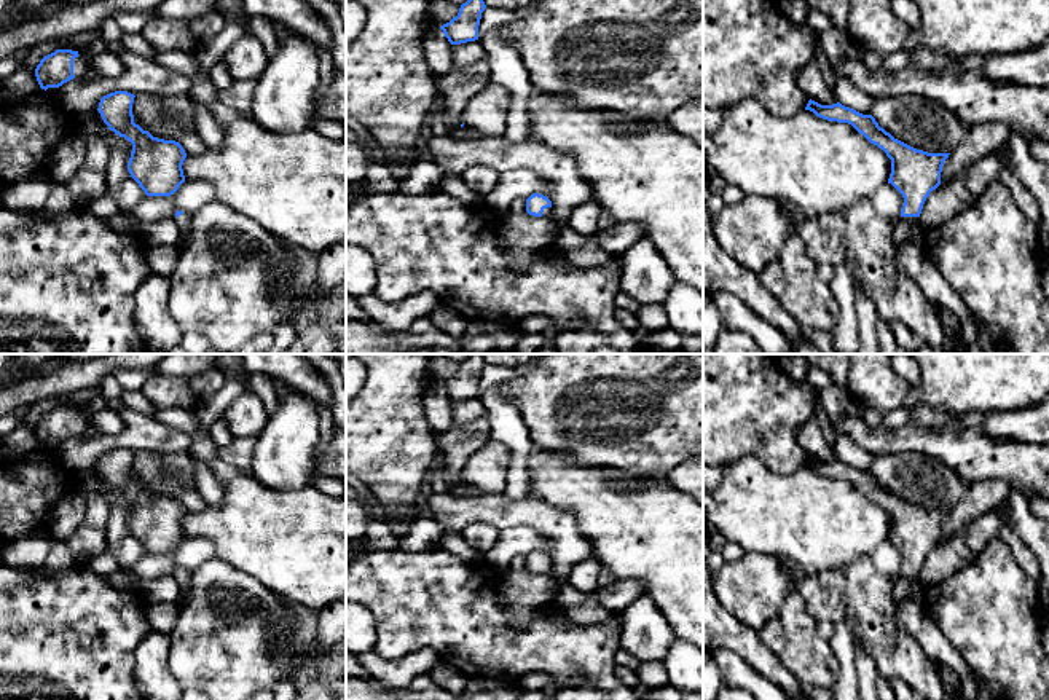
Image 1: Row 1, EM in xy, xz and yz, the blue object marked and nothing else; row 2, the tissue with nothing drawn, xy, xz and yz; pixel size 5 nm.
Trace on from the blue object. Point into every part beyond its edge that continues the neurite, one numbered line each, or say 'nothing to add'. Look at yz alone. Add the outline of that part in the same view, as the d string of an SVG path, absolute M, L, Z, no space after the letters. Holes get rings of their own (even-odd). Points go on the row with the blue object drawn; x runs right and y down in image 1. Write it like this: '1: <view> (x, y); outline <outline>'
1: yz (917, 236); outline M899 217L898 220L901 223L913 225L915 226L913 231L912 231L912 234L910 234L910 238L909 238L910 244L925 246L926 233L920 226L920 218L918 217Z

